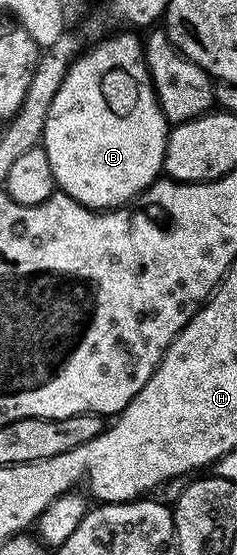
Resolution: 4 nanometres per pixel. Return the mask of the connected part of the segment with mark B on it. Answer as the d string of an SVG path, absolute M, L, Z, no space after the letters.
M120 30L92 42L95 44L88 51L86 48L76 55L61 81L61 89L57 89L57 97L53 97L53 105L49 105L49 117L45 121L41 146L53 168L56 188L92 211L130 204L163 171L169 124L151 88L143 43L135 35L138 34Z

